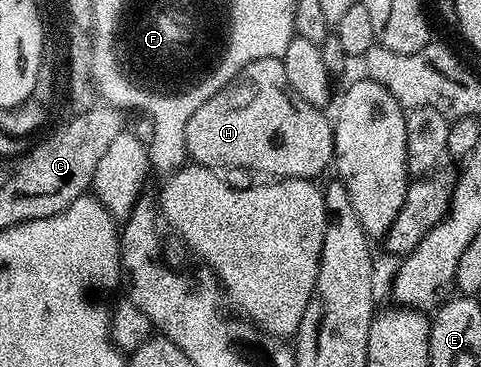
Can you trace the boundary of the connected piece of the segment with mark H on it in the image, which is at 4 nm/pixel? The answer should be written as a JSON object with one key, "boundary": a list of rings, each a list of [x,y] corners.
{"boundary":[[[282,59],[255,60],[187,120],[187,152],[199,166],[258,170],[273,180],[317,180],[333,161],[333,122],[323,115],[292,90]]]}

